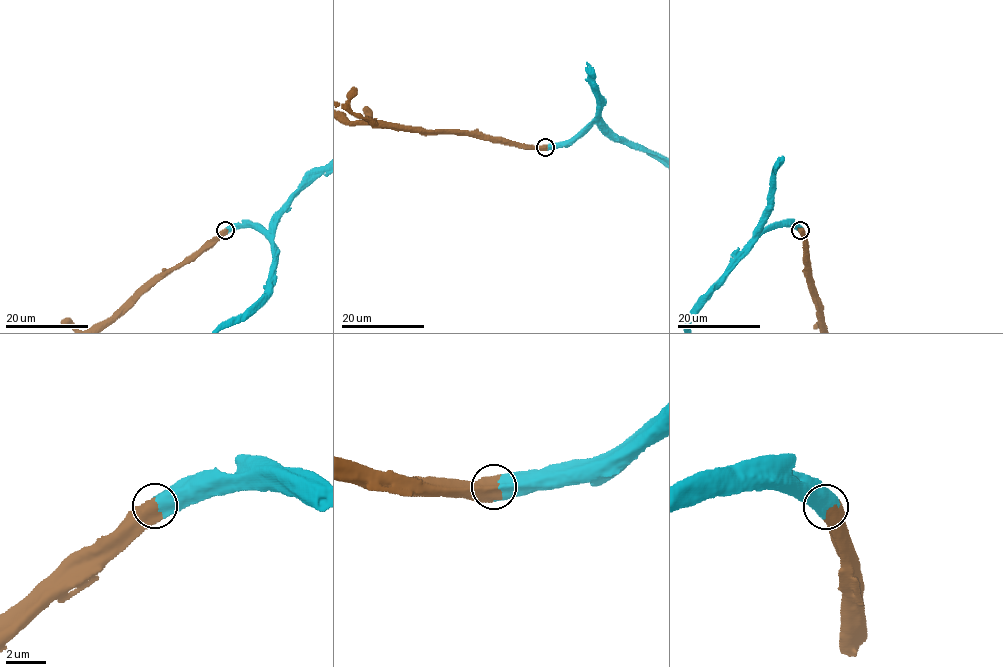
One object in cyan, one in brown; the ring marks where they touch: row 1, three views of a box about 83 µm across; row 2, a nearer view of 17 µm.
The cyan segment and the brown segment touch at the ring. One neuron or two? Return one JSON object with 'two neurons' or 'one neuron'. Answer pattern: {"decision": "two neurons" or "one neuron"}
{"decision": "one neuron"}

